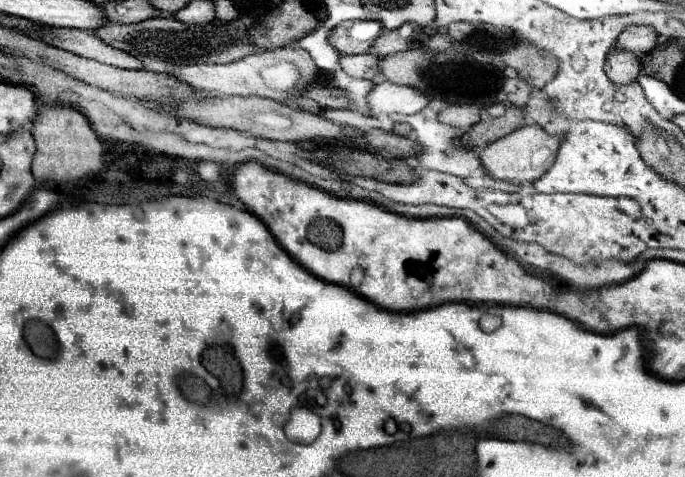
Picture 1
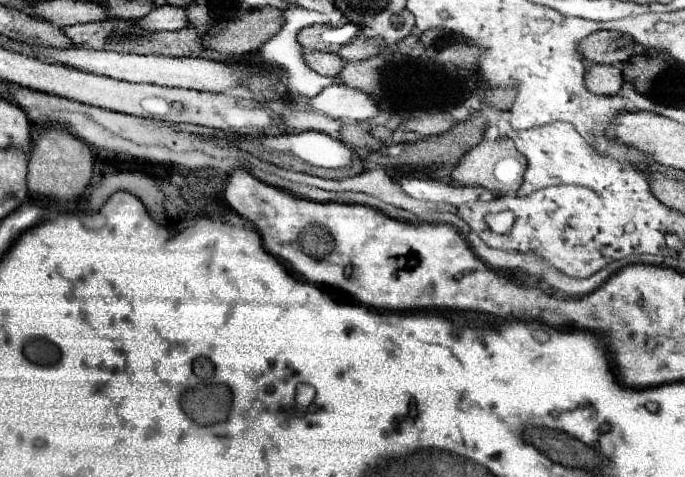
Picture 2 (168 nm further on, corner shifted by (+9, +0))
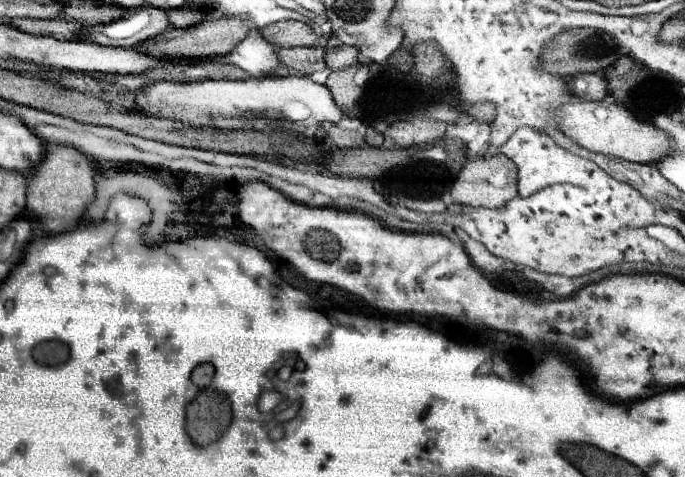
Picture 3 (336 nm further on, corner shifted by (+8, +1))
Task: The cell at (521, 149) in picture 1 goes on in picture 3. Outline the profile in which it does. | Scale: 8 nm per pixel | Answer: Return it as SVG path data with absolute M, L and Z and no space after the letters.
M496 153L492 157L470 157L450 189L452 199L460 205L470 205L470 207L490 207L490 209L502 207L518 195L516 171L518 171L516 165L502 153Z

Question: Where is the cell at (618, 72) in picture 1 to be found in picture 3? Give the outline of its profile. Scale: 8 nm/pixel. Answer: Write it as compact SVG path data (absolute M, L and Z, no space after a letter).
M584 73L580 79L586 81L586 93L582 99L602 101L608 95L608 79L602 73Z

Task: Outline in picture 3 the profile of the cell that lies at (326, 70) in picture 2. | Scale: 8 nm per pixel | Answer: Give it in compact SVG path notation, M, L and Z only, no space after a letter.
M290 47L290 49L280 49L278 57L286 67L292 67L300 75L310 75L314 71L326 69L324 61L324 49L322 47Z

